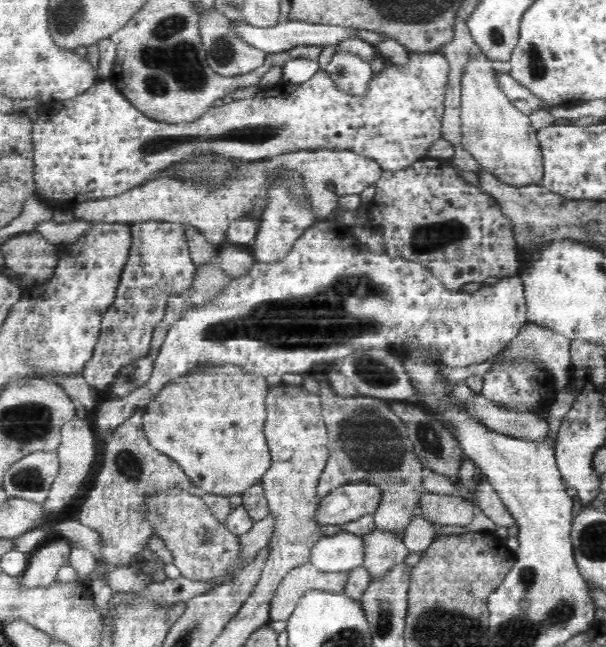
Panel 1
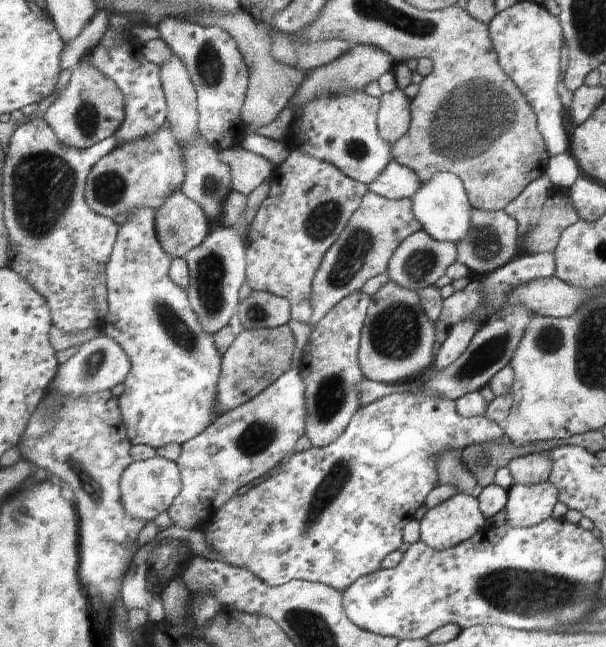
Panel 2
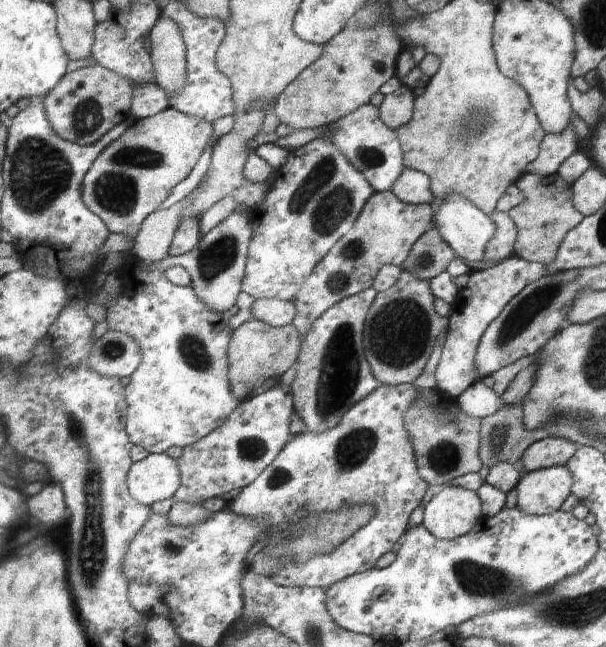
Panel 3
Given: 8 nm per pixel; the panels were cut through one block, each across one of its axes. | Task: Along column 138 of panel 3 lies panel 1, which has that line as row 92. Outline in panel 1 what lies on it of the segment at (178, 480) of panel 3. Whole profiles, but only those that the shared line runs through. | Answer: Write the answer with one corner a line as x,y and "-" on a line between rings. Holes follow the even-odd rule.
482,54
468,64
461,84
461,139
466,153
476,159
483,170
506,184
523,187
541,184
545,168
538,132
528,117
502,96
490,70
493,62

